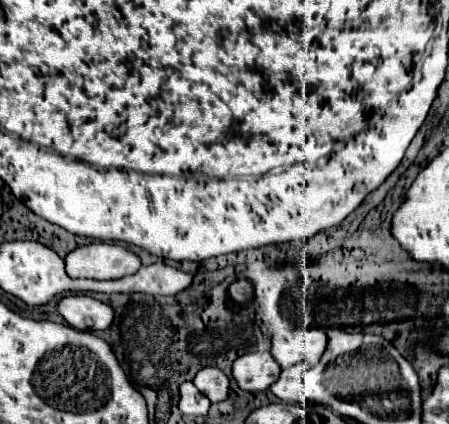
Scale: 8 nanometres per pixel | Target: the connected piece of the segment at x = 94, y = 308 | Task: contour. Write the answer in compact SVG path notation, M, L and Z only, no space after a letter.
M71 295L59 303L59 313L75 329L105 331L113 323L113 307L87 295Z

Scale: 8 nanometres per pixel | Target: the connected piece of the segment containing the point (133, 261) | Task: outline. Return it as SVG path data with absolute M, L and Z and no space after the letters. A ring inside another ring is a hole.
M113 243L83 245L65 257L65 273L71 279L121 279L133 275L139 267L141 261L137 255Z

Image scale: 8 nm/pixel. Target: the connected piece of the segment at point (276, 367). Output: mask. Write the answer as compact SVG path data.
M269 351L245 353L233 363L233 377L245 391L265 391L281 375L281 365Z

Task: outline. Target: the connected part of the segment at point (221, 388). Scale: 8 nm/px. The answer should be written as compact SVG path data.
M203 367L195 375L193 383L211 403L219 403L229 397L229 377L217 367Z

